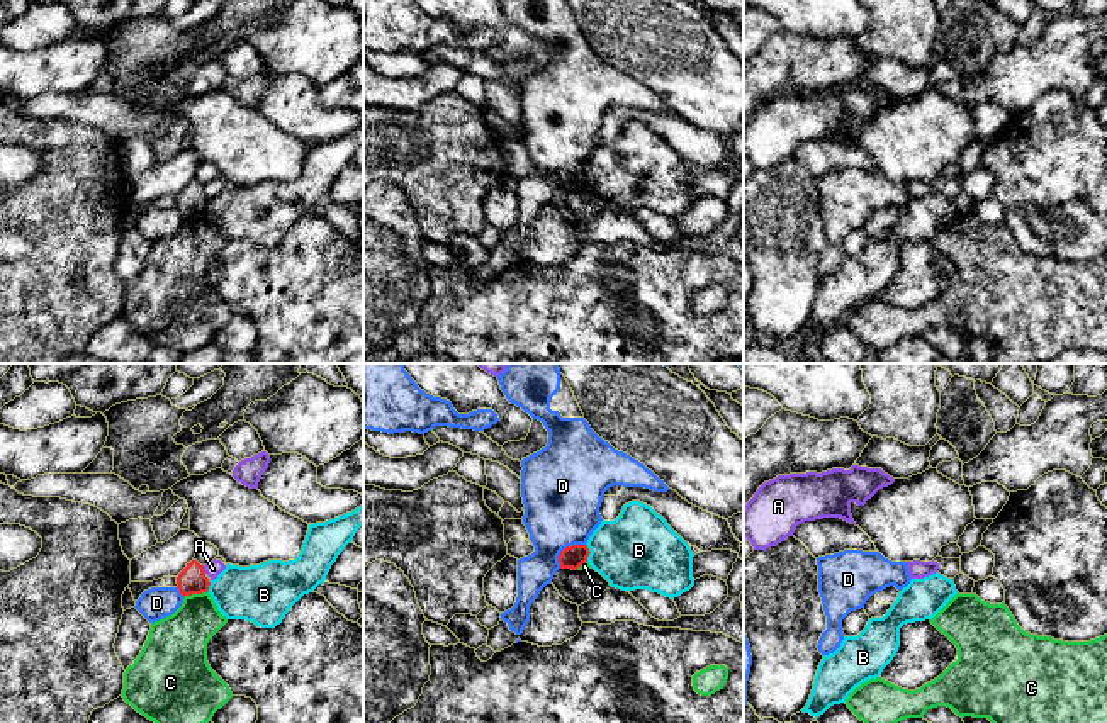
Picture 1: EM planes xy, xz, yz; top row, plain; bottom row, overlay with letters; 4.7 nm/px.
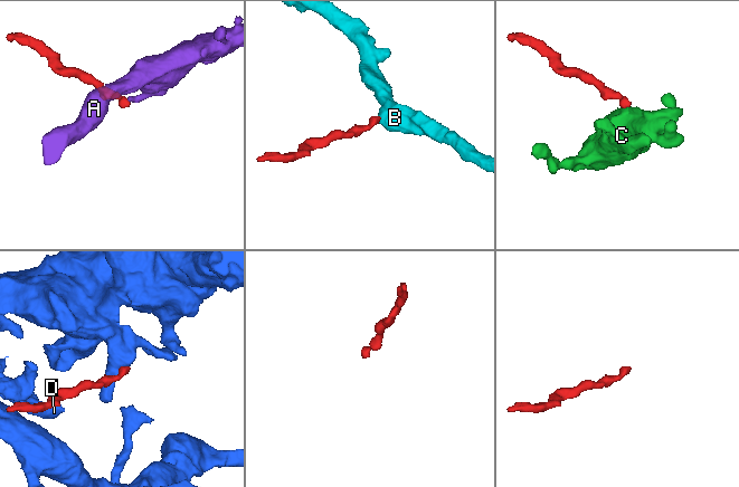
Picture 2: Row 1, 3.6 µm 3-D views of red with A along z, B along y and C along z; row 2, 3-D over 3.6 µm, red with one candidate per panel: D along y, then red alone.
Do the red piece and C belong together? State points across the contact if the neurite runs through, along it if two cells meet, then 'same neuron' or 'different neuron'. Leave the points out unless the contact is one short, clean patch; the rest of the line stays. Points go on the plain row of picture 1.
border xy (207, 209), (184, 218); different neuron

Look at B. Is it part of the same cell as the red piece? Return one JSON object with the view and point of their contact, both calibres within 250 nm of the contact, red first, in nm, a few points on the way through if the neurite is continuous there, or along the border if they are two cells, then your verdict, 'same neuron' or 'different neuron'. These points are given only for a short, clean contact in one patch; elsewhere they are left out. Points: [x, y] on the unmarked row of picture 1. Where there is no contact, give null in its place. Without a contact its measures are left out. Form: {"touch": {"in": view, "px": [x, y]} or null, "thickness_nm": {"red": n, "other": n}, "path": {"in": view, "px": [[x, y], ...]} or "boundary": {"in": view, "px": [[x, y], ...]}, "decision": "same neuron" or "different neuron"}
{"touch": {"in": "xz", "px": [590, 172]}, "thickness_nm": {"red": 110, "other": 360}, "boundary": {"in": "xz", "px": [[586, 163], [588, 180]]}, "decision": "different neuron"}

